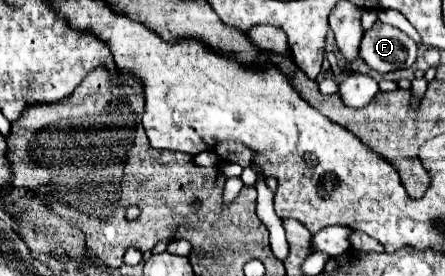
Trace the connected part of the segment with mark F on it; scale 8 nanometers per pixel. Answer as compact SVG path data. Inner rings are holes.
M378 21L364 33L360 55L372 69L388 73L412 67L418 57L418 45L404 31Z

